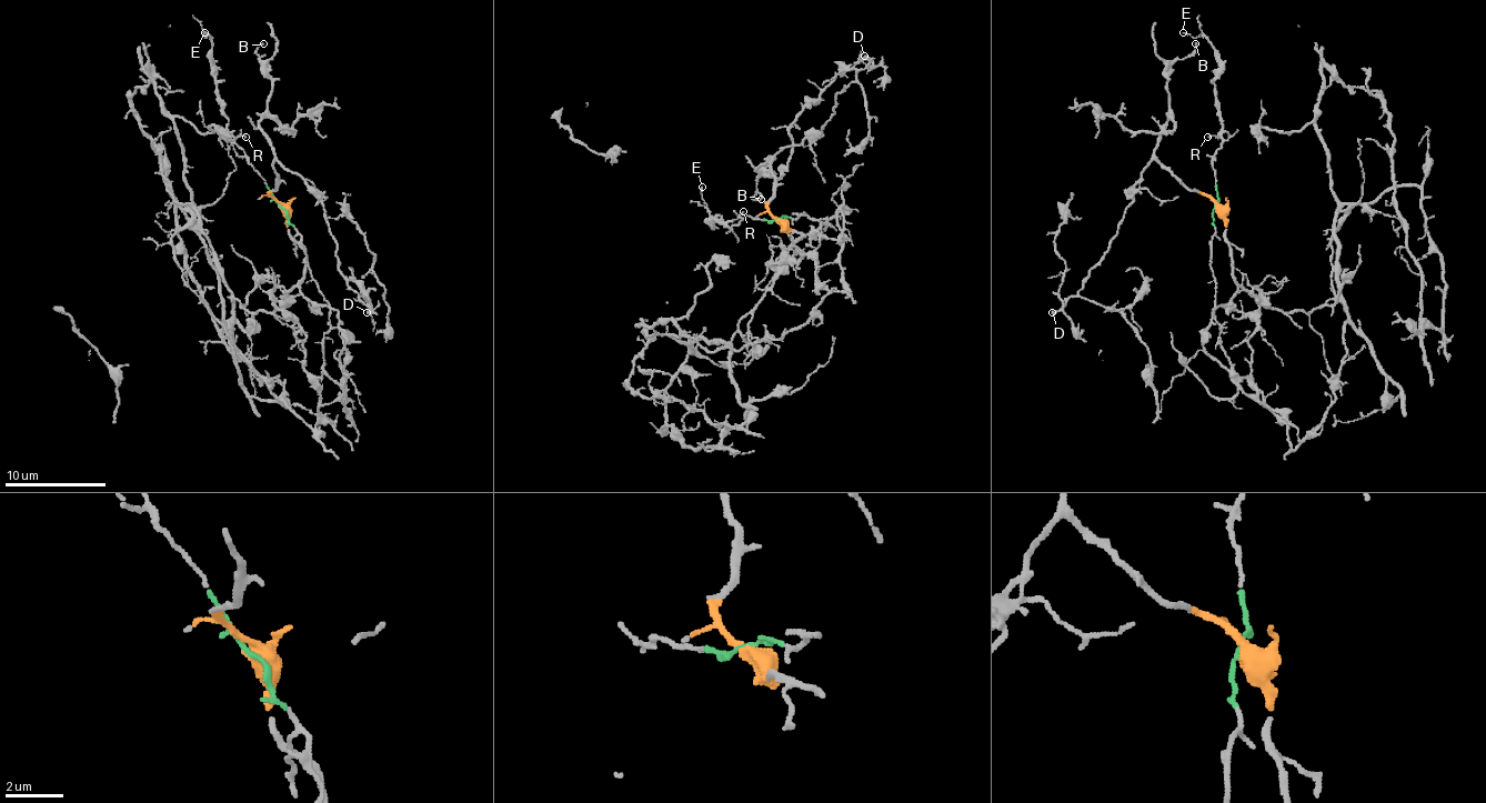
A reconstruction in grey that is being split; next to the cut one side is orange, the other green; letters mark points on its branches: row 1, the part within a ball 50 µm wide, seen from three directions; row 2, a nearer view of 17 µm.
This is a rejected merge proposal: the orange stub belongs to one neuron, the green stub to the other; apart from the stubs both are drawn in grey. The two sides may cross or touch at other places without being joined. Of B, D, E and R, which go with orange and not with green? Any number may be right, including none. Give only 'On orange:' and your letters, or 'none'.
On orange: B, D

